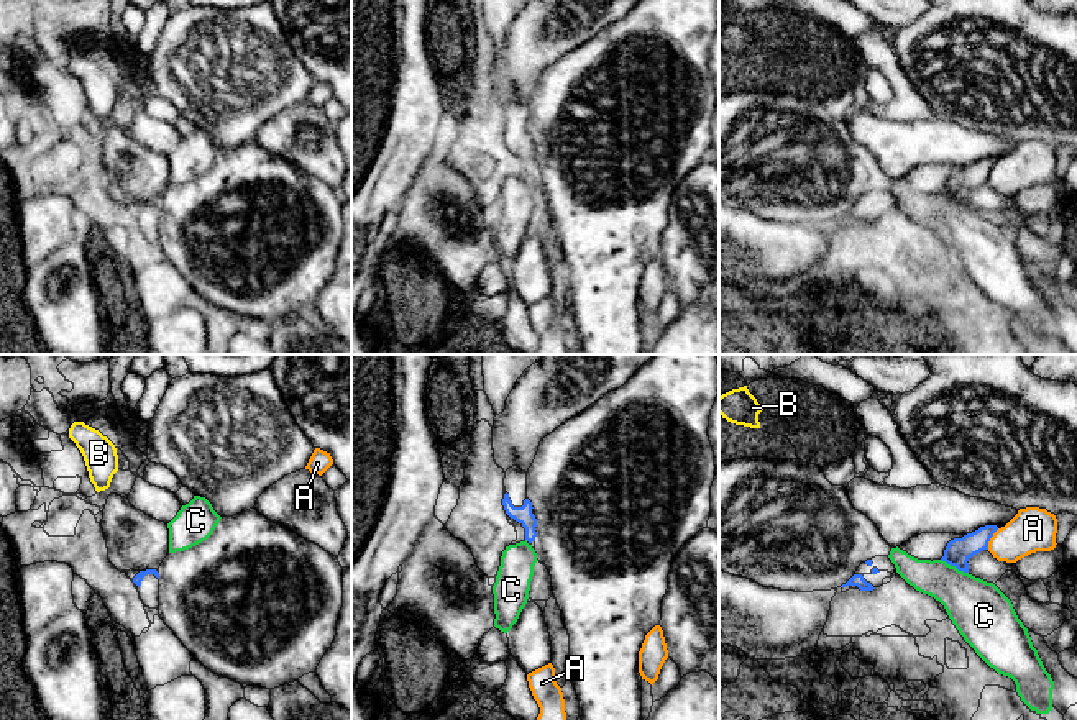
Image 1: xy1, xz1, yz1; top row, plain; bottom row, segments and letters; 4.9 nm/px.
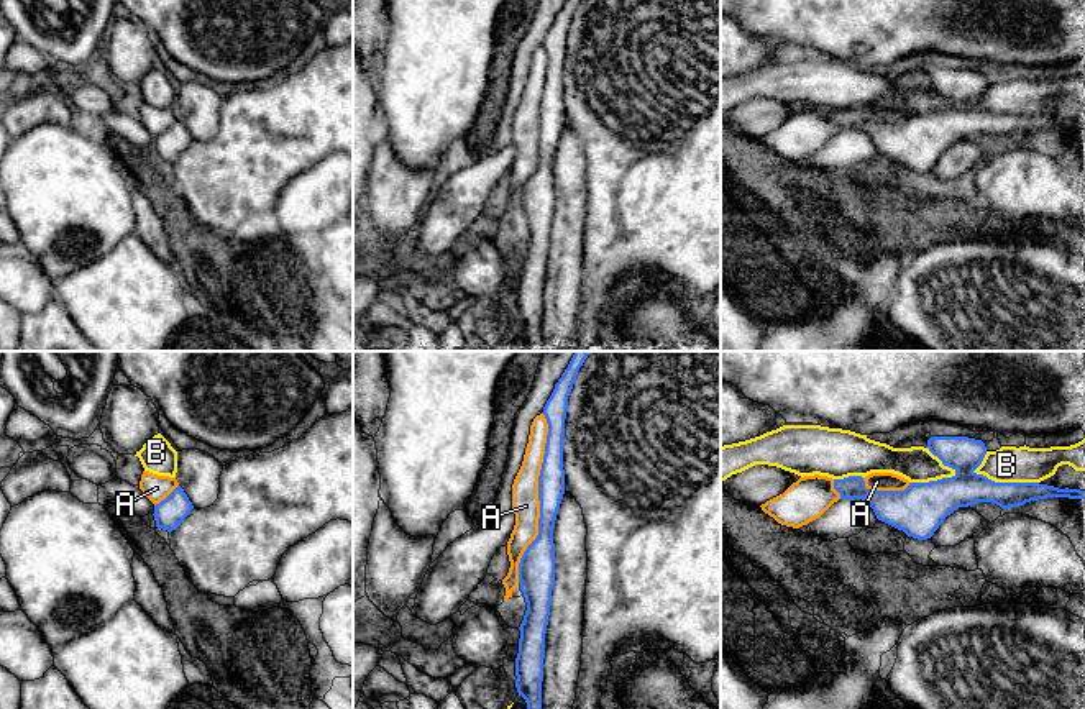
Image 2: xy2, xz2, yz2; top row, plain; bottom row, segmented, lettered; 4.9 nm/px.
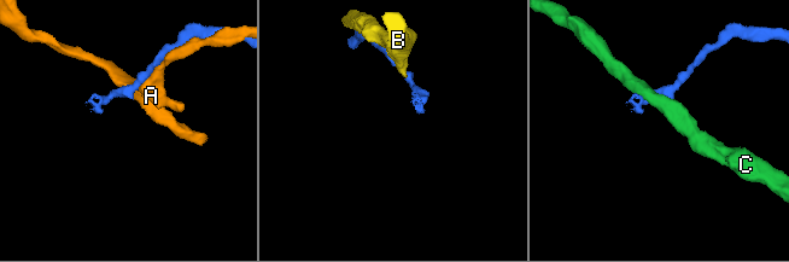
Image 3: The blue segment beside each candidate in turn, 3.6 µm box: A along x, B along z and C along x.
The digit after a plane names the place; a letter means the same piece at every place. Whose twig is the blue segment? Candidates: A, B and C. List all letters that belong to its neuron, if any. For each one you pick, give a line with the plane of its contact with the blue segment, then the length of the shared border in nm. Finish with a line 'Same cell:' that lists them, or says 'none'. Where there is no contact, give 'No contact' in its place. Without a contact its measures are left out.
Same cell: none

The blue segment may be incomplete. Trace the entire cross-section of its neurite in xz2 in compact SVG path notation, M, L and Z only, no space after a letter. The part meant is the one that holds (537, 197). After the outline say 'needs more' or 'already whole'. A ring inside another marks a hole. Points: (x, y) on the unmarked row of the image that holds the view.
M579 0L565 2L542 44L548 56L548 67L538 108L538 167L527 179L519 195L519 217L527 235L527 243L519 259L515 320L519 328L527 335L524 351L542 351L545 266L552 238L552 222L555 218L553 161L565 126L565 51L568 28L578 3Z; already whole

